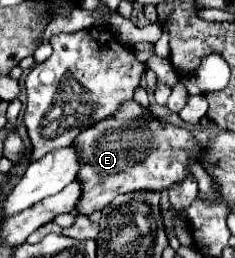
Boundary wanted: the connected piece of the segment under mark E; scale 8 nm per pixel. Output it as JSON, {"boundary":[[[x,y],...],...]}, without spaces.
{"boundary":[[[135,100],[121,104],[117,116],[109,116],[85,128],[75,144],[81,164],[77,174],[77,180],[81,180],[81,200],[77,200],[75,212],[85,216],[103,210],[119,194],[133,190],[167,190],[191,174],[189,166],[193,160],[203,164],[207,152],[207,146],[199,144],[187,128],[159,122]]]}

